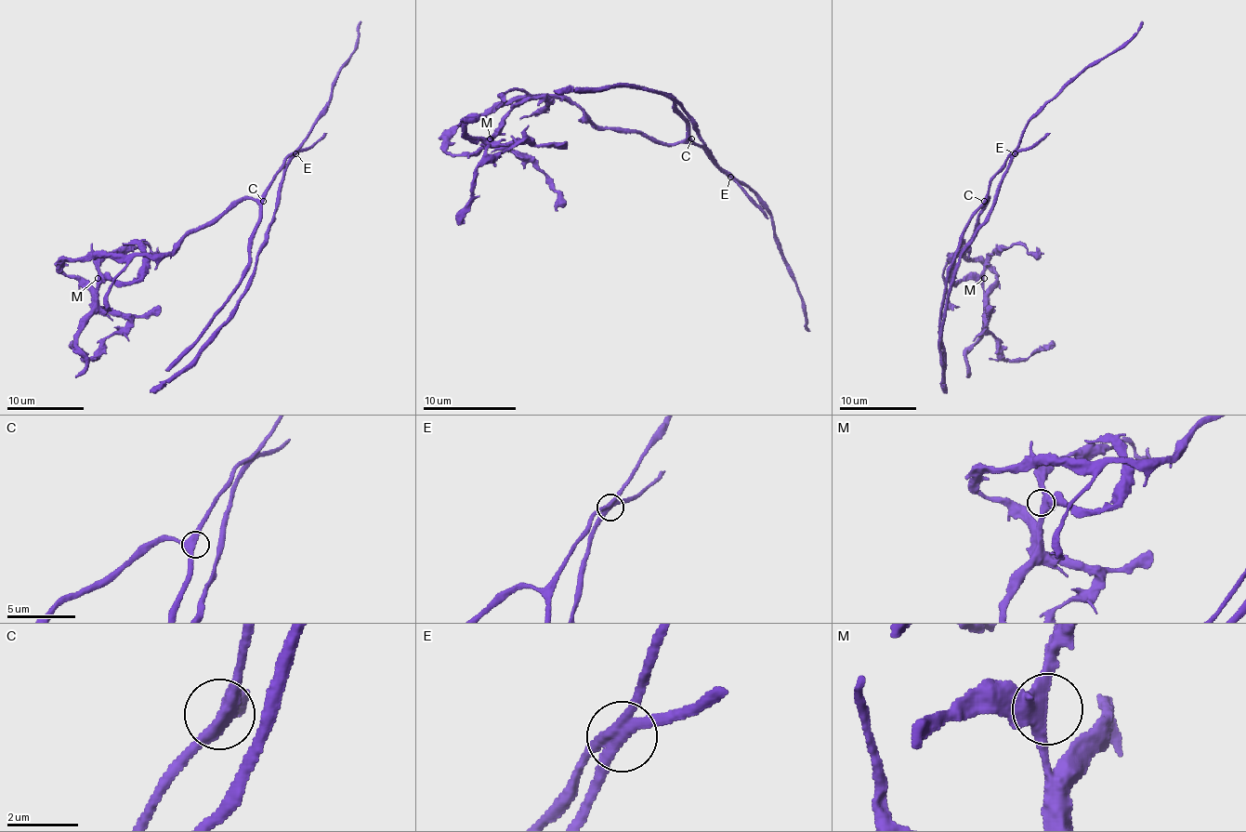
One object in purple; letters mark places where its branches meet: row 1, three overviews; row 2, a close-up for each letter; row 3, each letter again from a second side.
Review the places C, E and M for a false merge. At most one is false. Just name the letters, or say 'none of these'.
E

